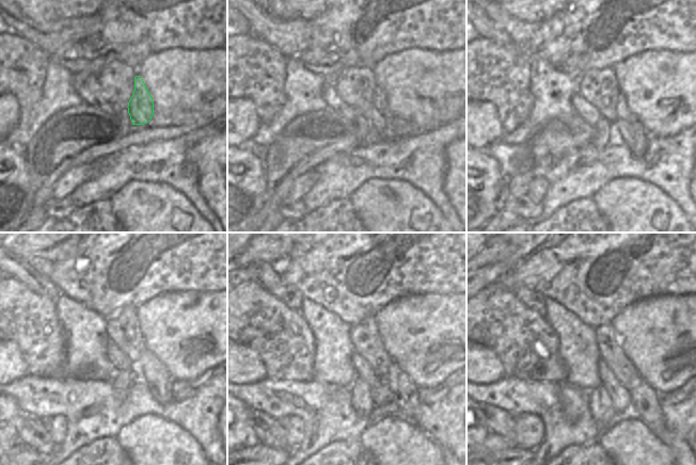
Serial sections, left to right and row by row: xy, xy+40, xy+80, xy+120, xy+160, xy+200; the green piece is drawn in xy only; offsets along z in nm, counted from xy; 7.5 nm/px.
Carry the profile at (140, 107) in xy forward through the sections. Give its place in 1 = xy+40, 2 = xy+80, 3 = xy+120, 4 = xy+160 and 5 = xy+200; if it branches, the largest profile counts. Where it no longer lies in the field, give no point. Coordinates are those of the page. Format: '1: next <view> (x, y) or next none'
1: next xy+40 (381, 117)
2: next xy+80 (628, 129)
3: next xy+120 (149, 369)
4: next xy+160 (404, 393)
5: next xy+200 (645, 400)

